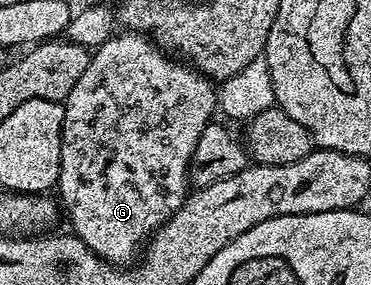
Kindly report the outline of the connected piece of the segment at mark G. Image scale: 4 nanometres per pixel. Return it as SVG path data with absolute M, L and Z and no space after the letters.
M136 31L124 32L118 32L97 46L89 58L87 71L83 71L79 83L75 83L75 87L71 87L71 91L64 99L65 114L61 128L61 166L59 167L59 179L55 186L60 208L63 210L64 216L65 213L69 216L69 225L73 228L70 229L72 236L82 241L96 257L102 257L110 265L118 267L128 266L125 265L128 261L130 263L136 262L149 238L167 223L167 219L171 219L171 215L175 215L175 211L181 209L185 198L191 192L189 164L193 158L193 152L199 143L205 126L214 120L213 109L215 113L218 108L217 89L210 78L202 75L198 69L194 69L192 64L181 59L174 59L157 44L156 40L150 39L146 34Z

